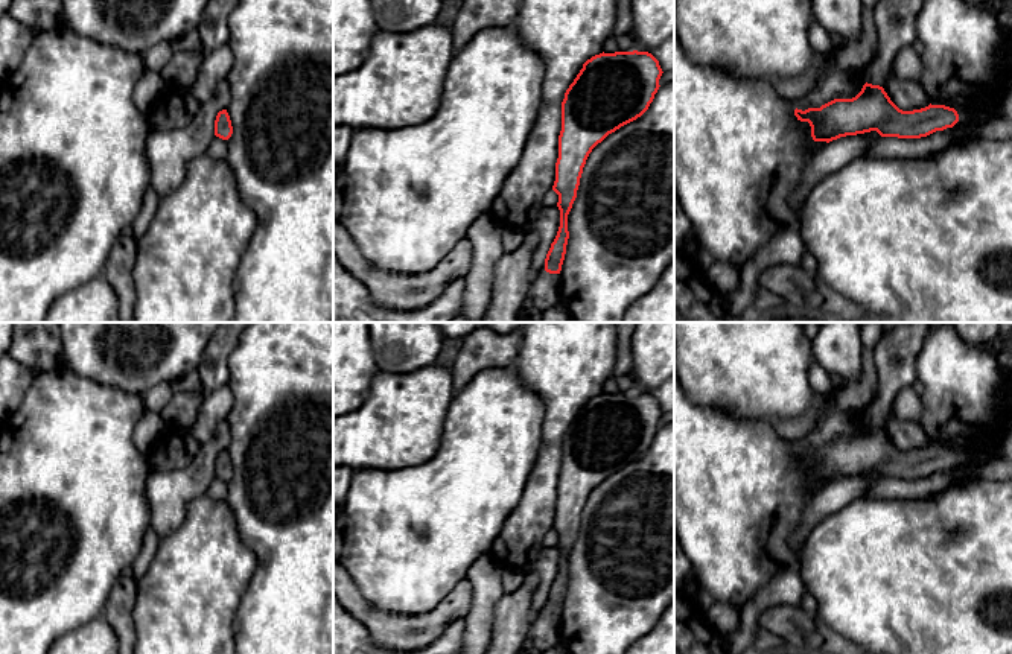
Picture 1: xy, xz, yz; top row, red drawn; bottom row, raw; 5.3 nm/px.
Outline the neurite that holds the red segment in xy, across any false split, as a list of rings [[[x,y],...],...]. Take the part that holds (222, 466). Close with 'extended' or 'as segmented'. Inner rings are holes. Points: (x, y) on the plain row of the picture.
[[[227,450],[218,453],[215,461],[215,476],[228,481],[233,475],[233,467]]]; as segmented

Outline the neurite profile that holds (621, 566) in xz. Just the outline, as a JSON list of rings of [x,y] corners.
[[[674,424],[659,427],[641,458],[592,490],[568,572],[559,631],[569,654],[625,654],[674,604]]]

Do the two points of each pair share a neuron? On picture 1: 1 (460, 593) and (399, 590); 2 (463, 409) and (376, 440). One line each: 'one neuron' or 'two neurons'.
1: two neurons
2: two neurons

